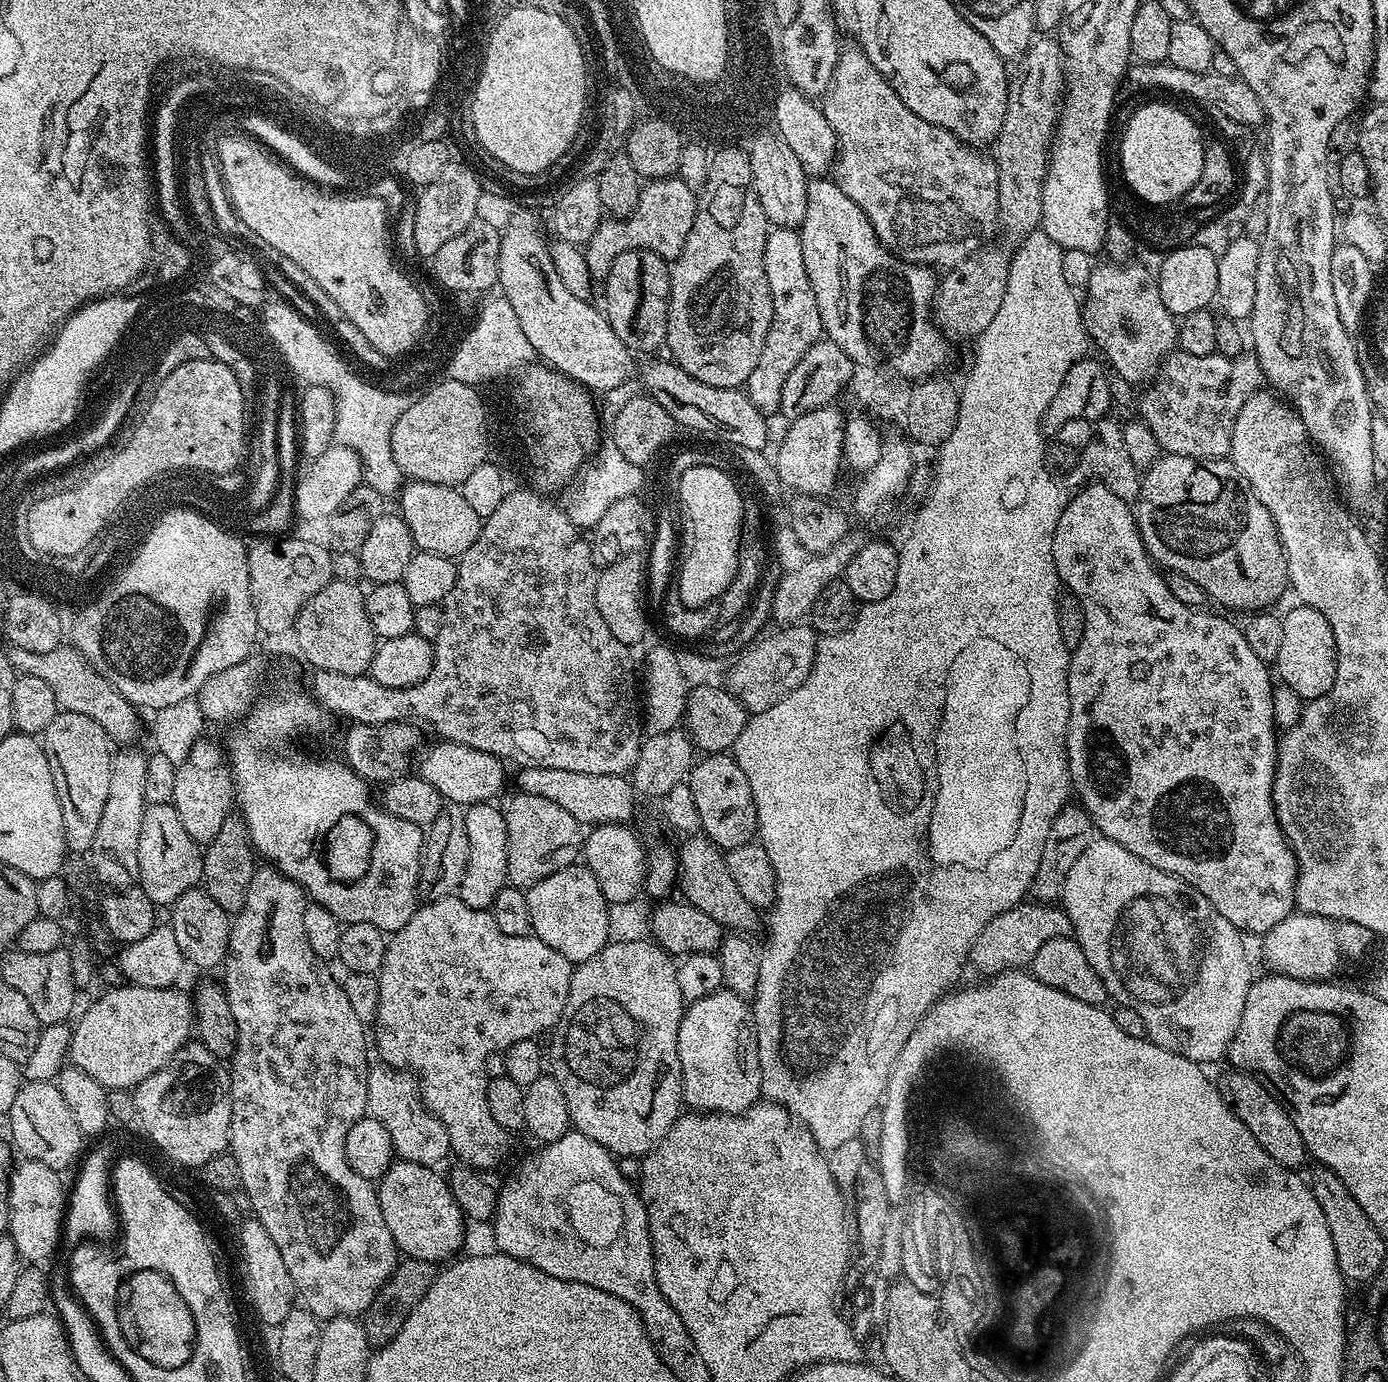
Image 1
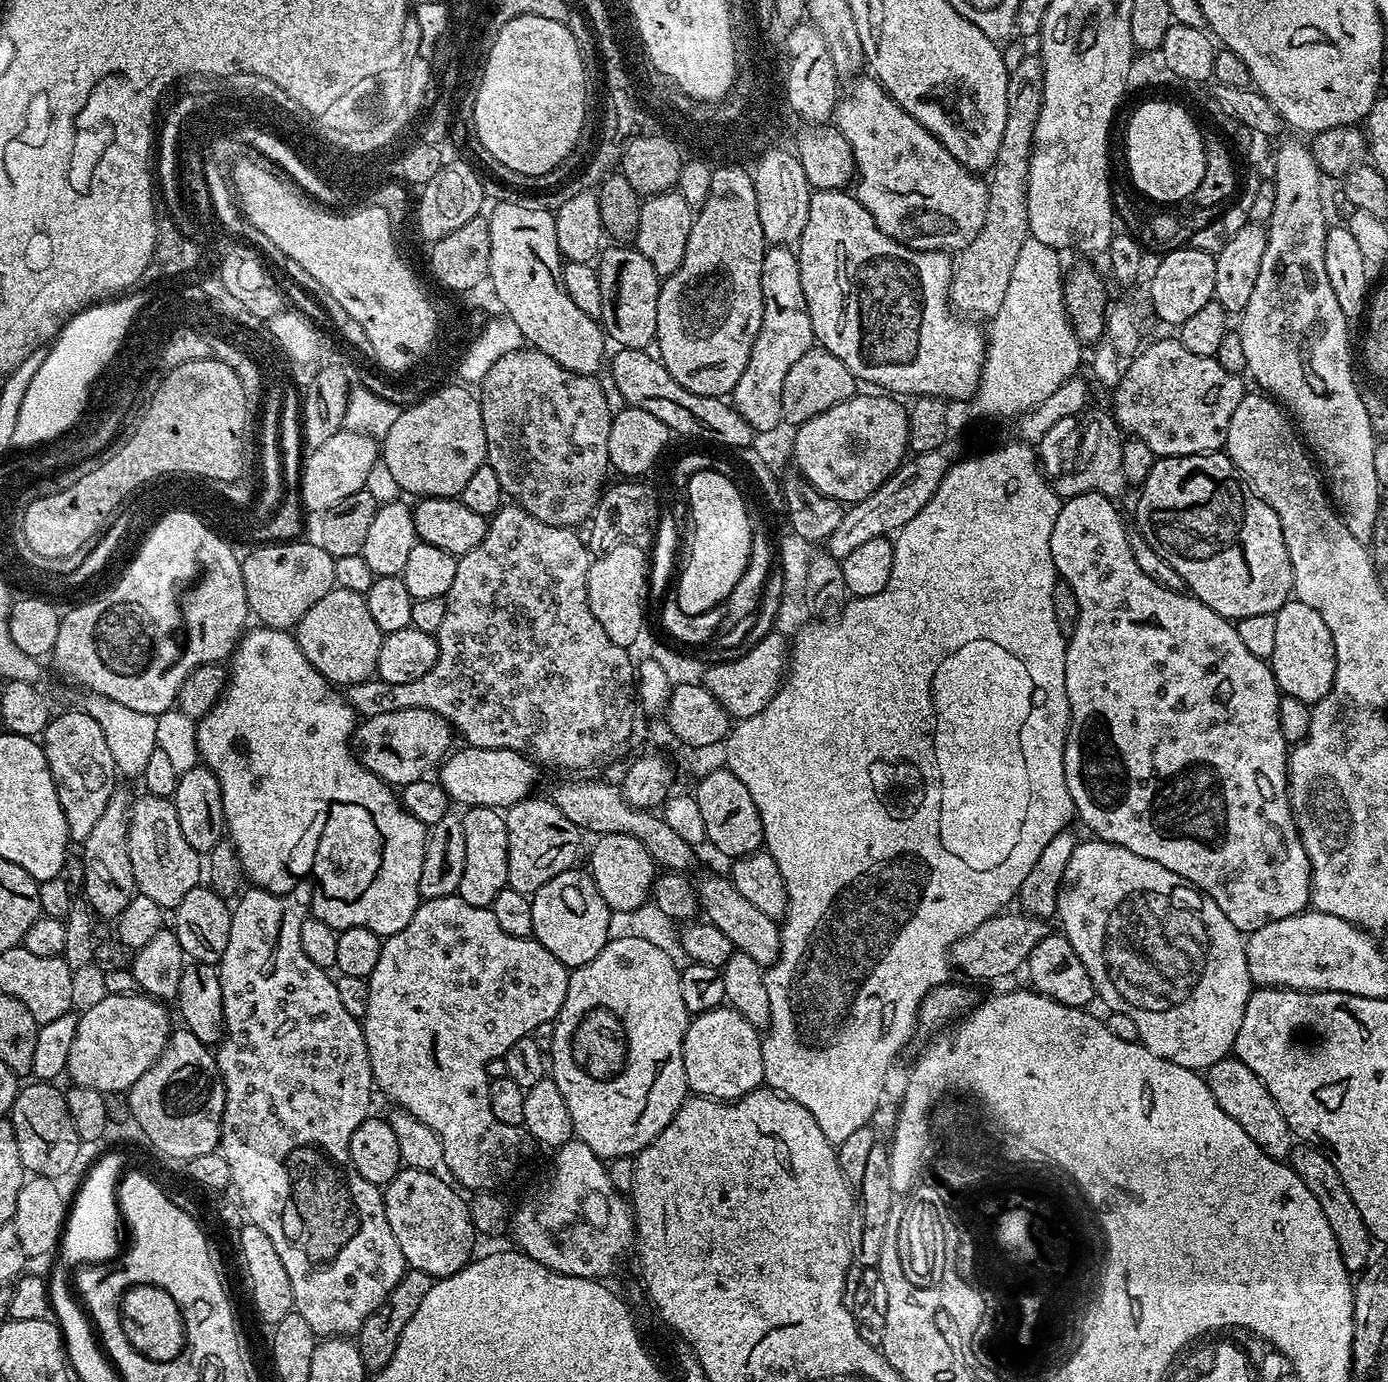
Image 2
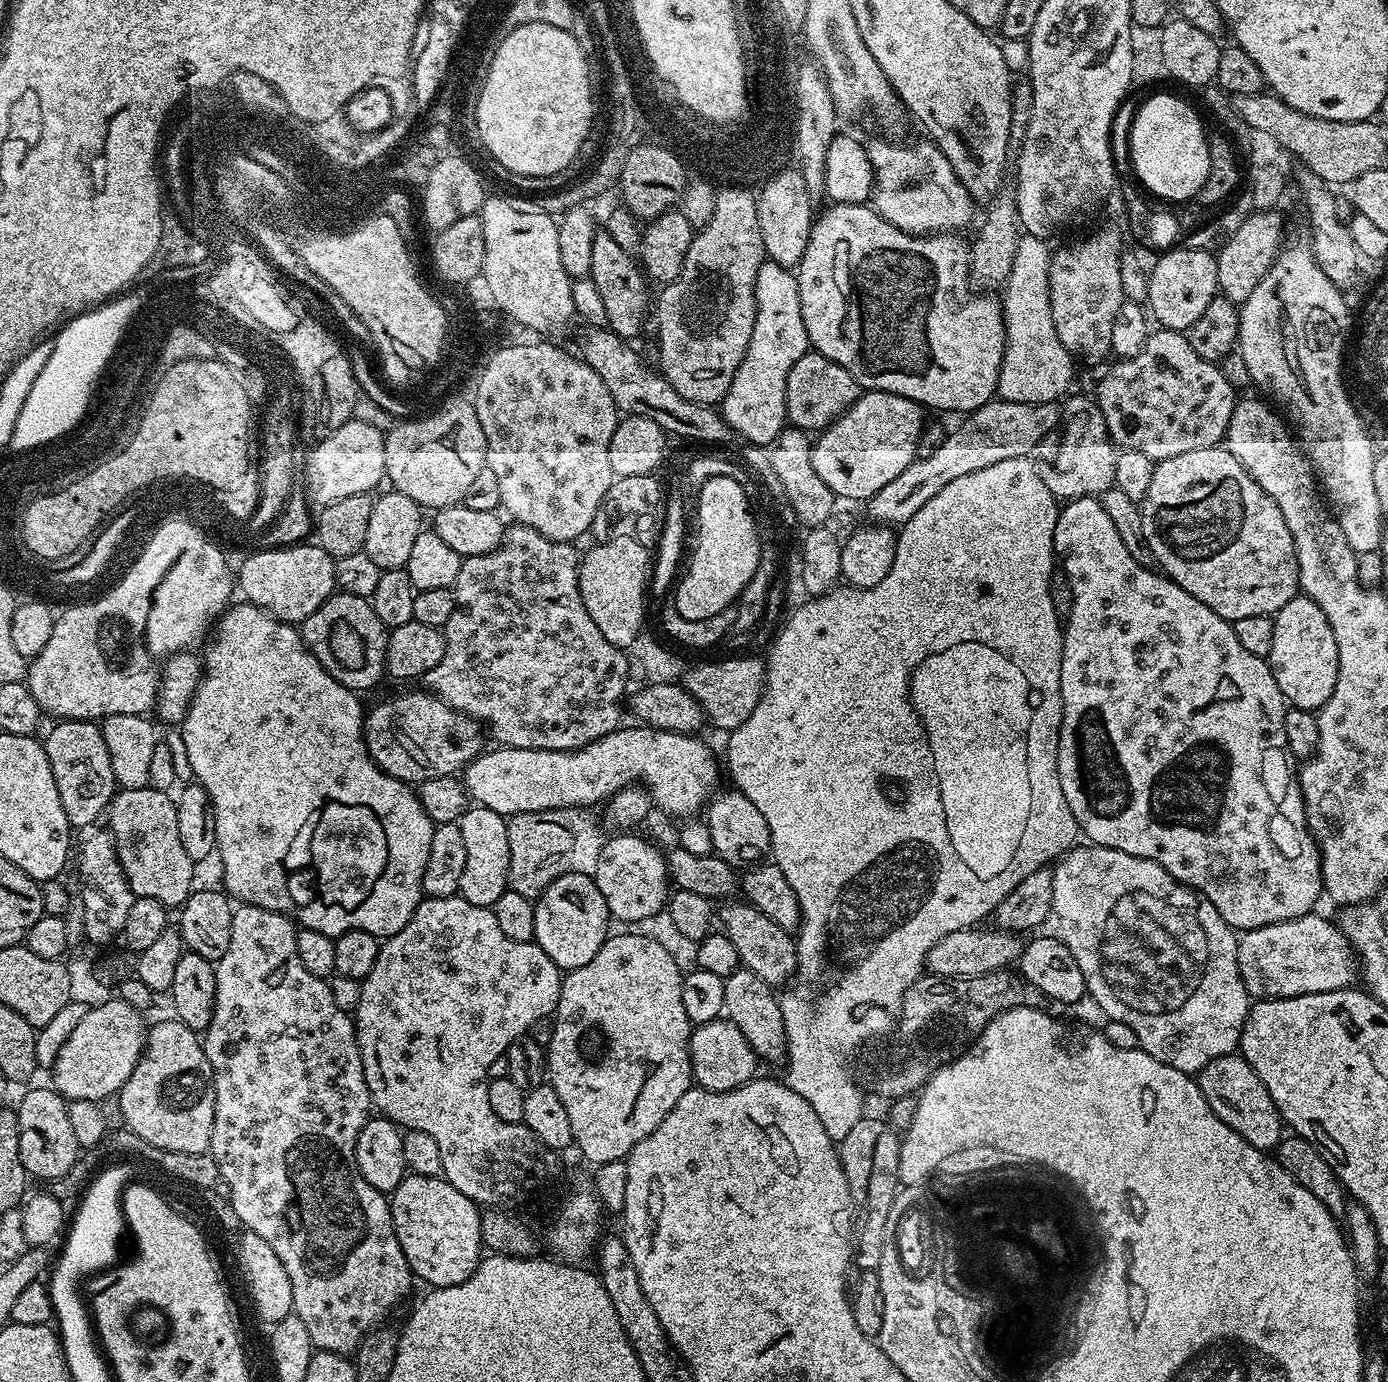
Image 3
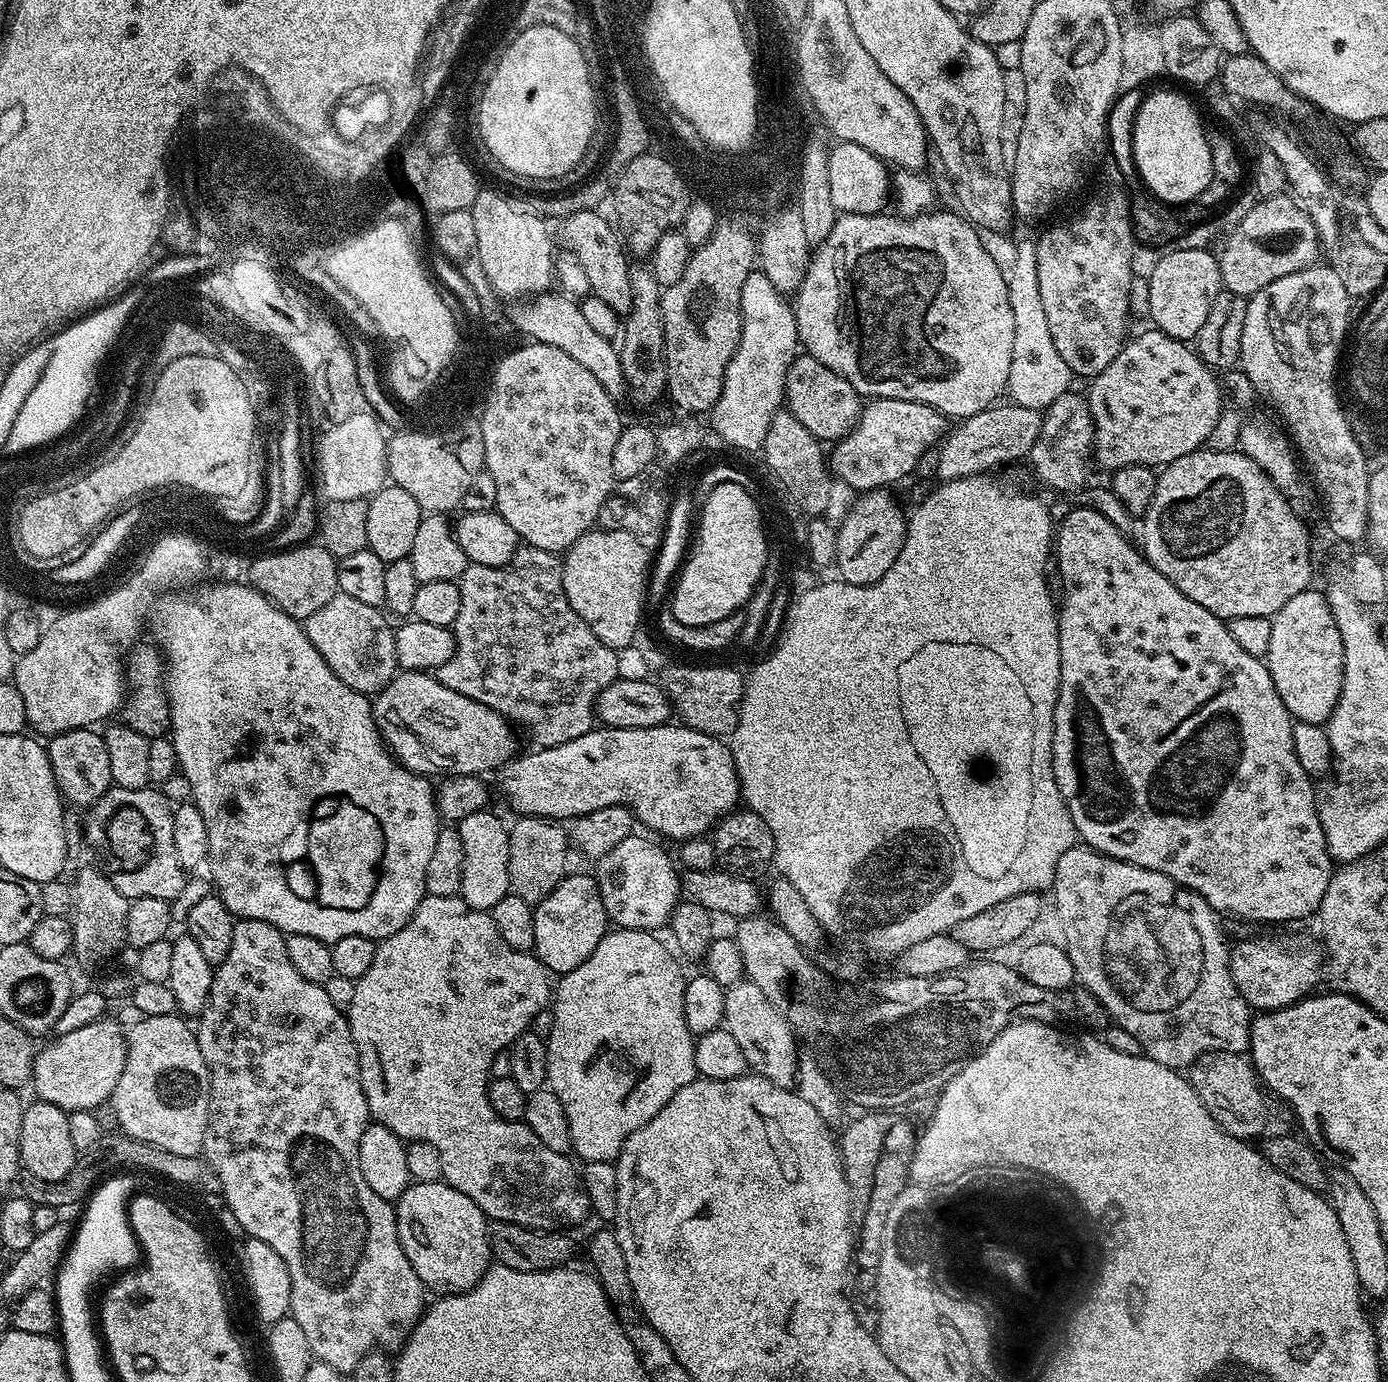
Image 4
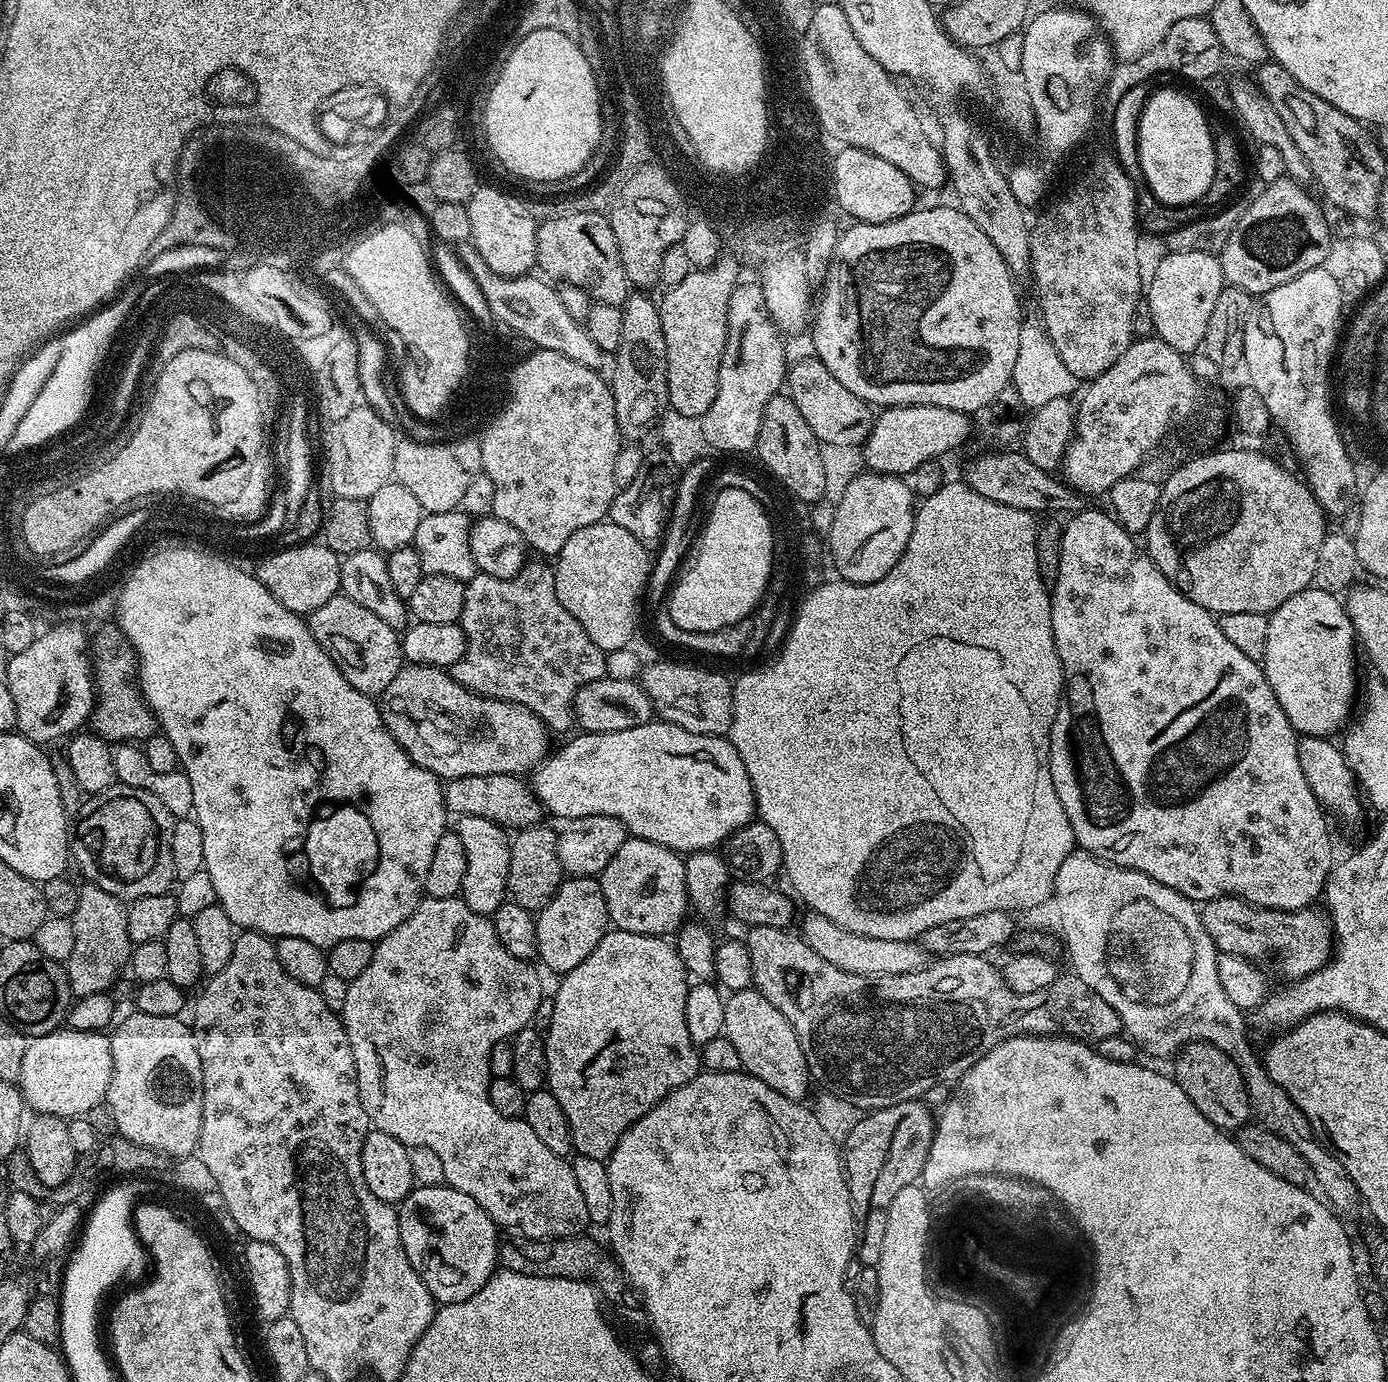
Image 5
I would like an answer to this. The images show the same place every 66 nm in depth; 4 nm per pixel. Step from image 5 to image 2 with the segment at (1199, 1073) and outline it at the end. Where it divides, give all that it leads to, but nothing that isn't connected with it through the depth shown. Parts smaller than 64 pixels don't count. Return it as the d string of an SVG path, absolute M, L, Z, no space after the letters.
M1225 1058L1206 1069L1206 1079L1210 1094L1214 1094L1214 1102L1218 1102L1218 1106L1226 1110L1226 1114L1230 1114L1230 1118L1234 1118L1234 1122L1238 1122L1242 1130L1254 1138L1254 1142L1258 1142L1265 1154L1275 1160L1287 1161L1294 1143L1292 1128L1286 1122L1278 1102L1274 1102L1270 1090L1266 1090L1260 1081L1260 1076L1241 1060Z

